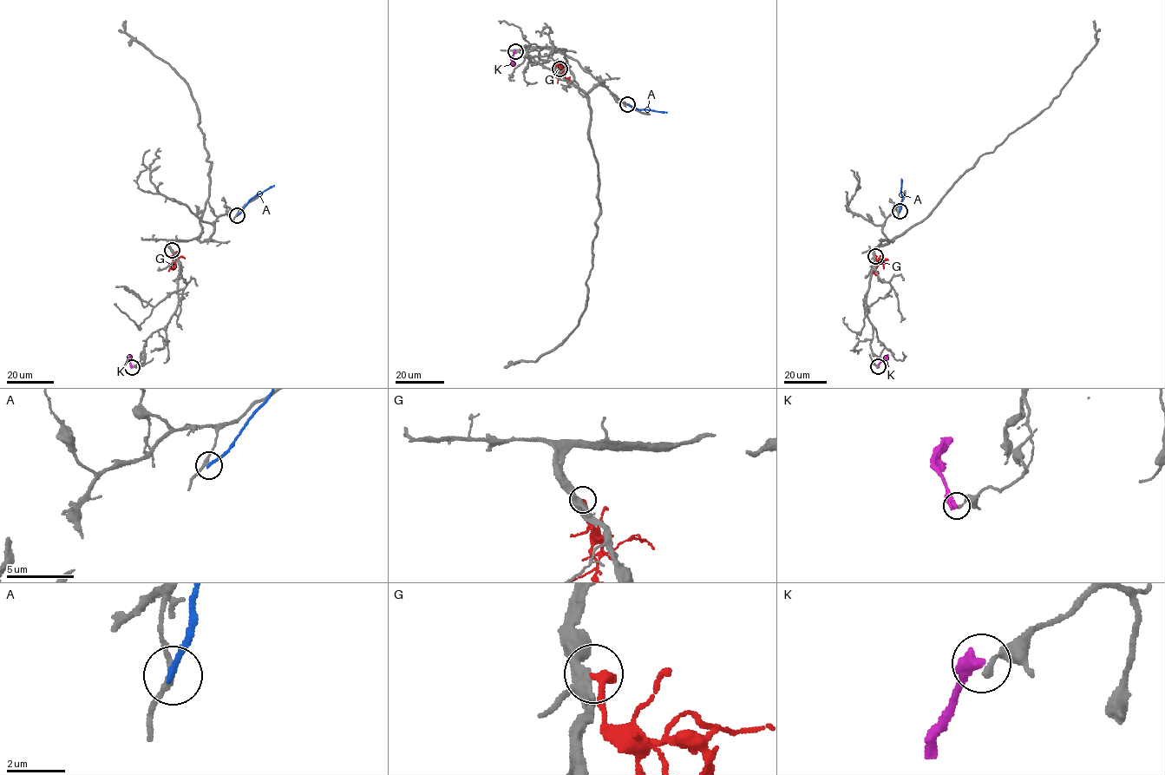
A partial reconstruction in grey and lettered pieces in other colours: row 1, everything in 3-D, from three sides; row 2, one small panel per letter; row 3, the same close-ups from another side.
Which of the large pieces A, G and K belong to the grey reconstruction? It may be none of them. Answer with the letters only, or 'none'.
none

